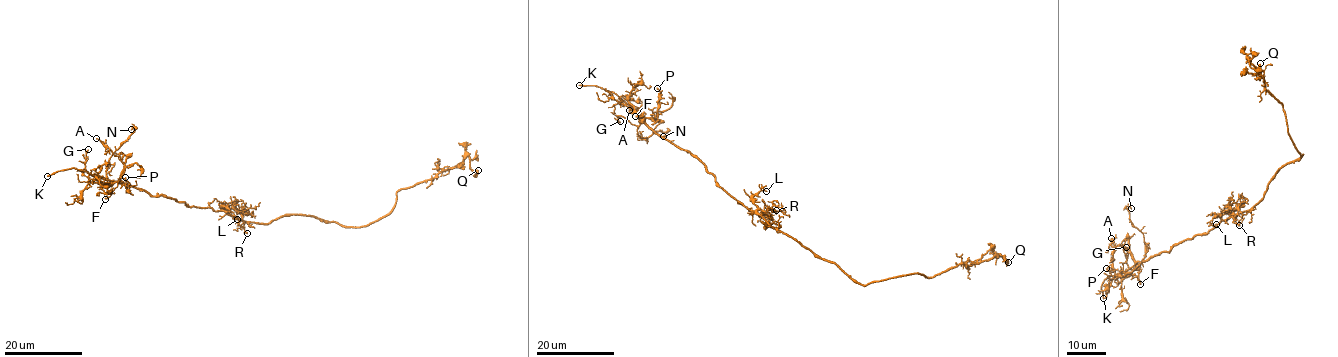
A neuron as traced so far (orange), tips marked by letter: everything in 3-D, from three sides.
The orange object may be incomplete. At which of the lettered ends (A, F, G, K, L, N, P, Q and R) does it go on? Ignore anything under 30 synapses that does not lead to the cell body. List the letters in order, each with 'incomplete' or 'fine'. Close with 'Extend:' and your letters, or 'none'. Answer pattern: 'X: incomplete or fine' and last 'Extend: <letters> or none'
A: fine
F: fine
G: fine
K: incomplete
L: fine
N: fine
P: fine
Q: fine
R: fine
Extend: K

